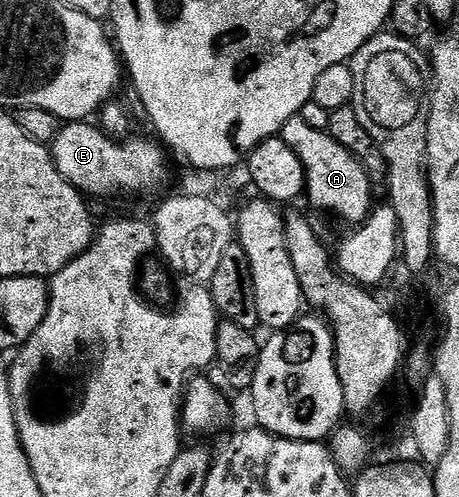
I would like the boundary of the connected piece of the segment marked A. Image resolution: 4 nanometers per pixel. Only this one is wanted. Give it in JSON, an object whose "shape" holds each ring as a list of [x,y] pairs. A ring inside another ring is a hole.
{"shape":[[[300,116],[290,118],[280,131],[281,140],[298,154],[298,162],[304,167],[304,183],[306,185],[306,200],[324,212],[333,212],[341,216],[348,226],[359,226],[368,218],[374,207],[372,192],[374,185],[366,174],[362,162],[350,154],[344,146],[338,146],[327,131],[316,130]]]}

